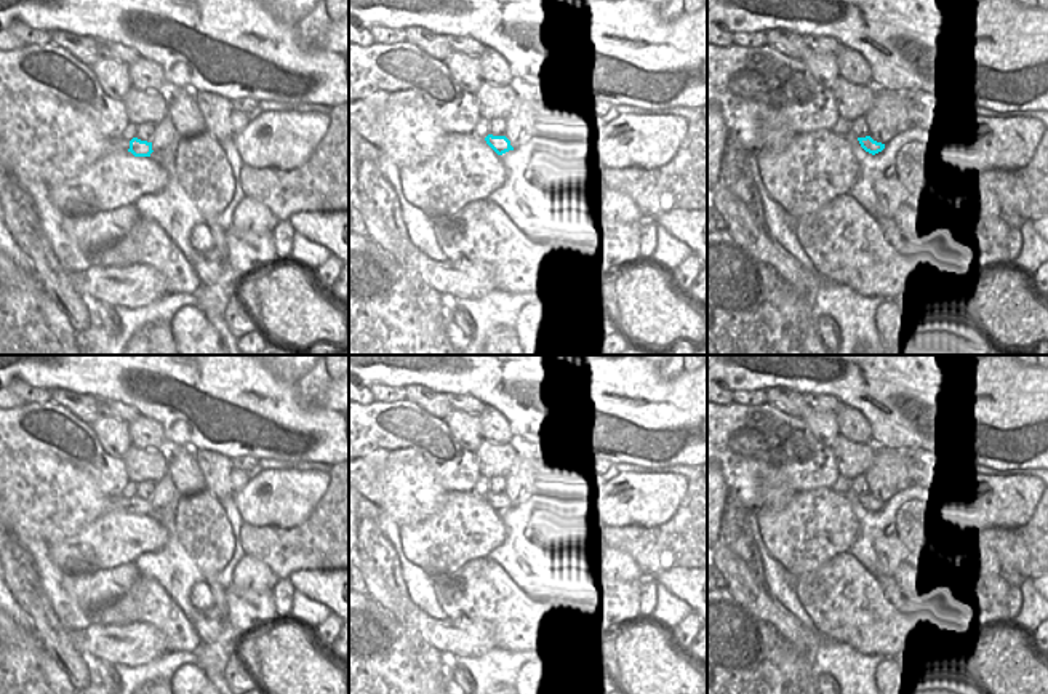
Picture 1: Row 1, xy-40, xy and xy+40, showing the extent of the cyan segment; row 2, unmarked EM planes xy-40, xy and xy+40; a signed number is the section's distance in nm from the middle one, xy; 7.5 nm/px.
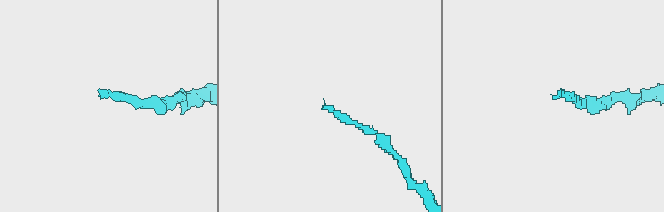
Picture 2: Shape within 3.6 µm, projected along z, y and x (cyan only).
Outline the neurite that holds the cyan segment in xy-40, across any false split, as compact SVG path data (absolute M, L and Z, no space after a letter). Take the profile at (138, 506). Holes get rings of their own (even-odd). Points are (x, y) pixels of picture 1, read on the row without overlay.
M0 453L0 524L48 545L77 534L109 509L150 515L152 501L106 496L80 469L43 453Z

